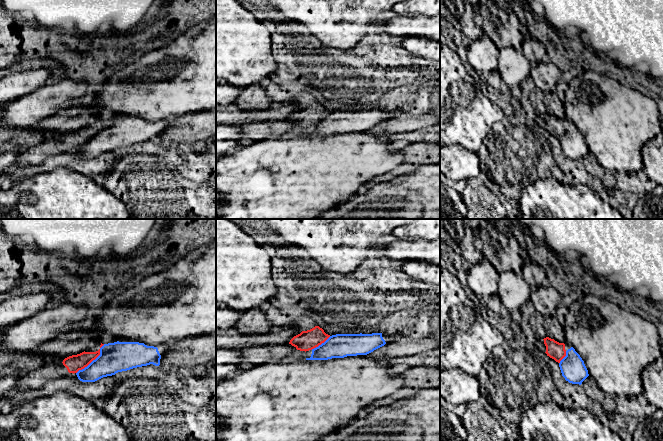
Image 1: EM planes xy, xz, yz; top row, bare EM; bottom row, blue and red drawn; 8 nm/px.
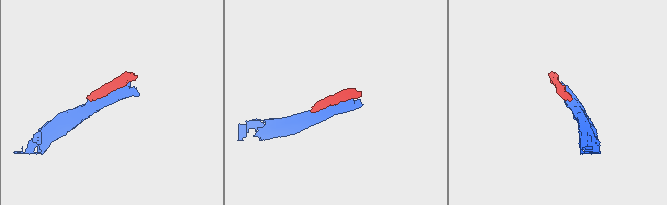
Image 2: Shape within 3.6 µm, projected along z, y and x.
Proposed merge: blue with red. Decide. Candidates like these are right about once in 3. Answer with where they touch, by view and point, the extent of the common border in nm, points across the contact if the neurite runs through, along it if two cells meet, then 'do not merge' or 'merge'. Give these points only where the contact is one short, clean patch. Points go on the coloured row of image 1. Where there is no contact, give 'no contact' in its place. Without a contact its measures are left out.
meets blue in xy at (93, 360); contact 340 nm long; do not merge

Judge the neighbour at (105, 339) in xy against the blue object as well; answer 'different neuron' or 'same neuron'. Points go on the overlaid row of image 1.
different neuron

